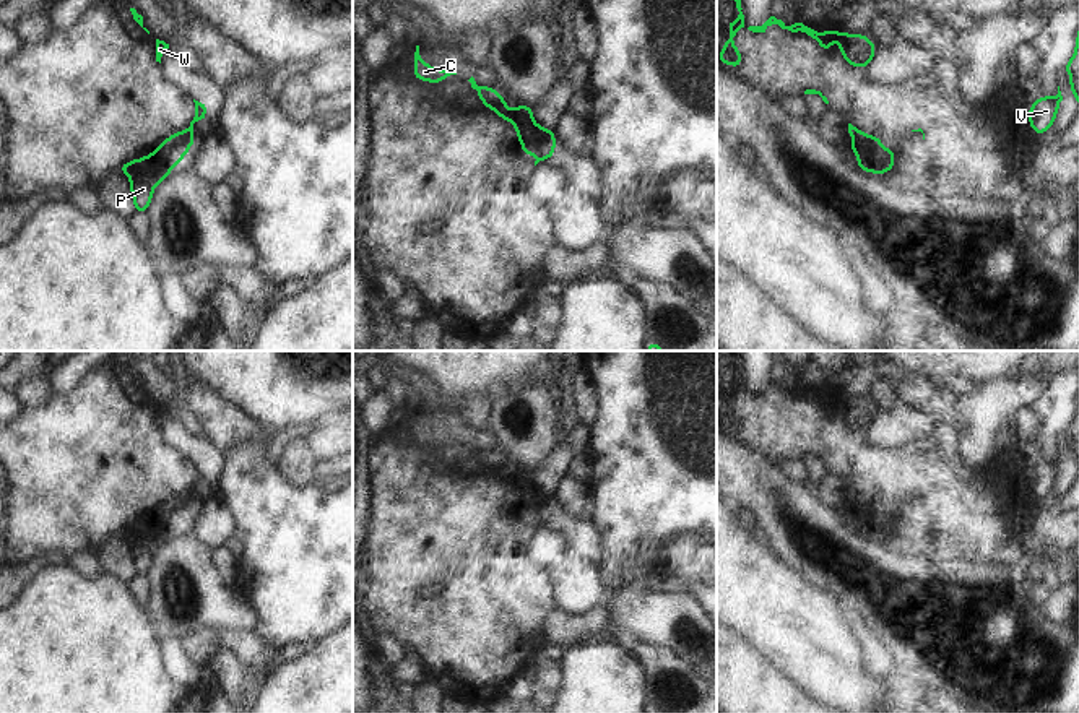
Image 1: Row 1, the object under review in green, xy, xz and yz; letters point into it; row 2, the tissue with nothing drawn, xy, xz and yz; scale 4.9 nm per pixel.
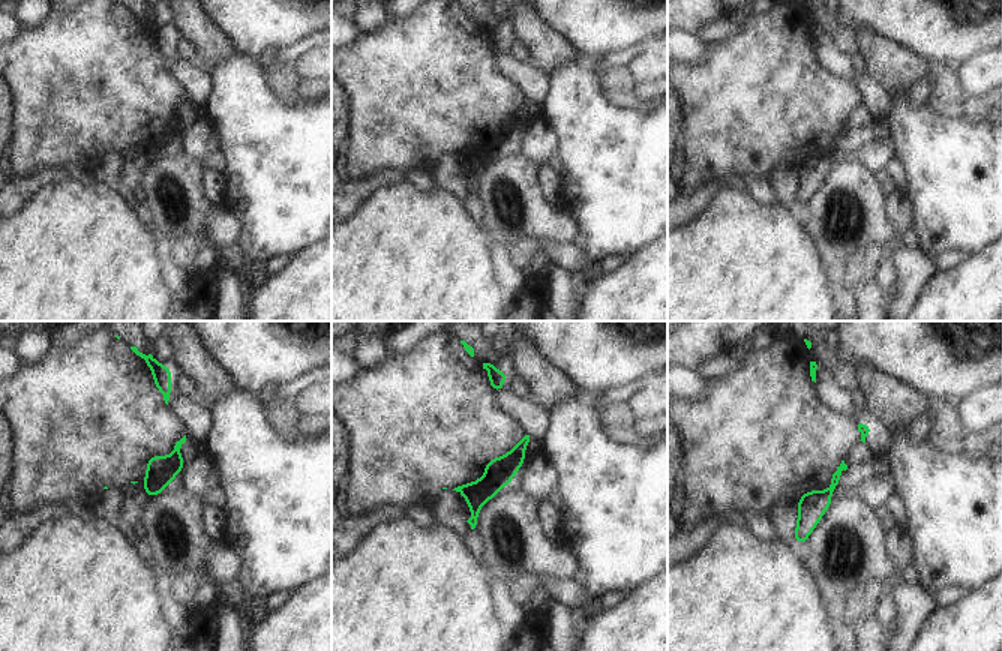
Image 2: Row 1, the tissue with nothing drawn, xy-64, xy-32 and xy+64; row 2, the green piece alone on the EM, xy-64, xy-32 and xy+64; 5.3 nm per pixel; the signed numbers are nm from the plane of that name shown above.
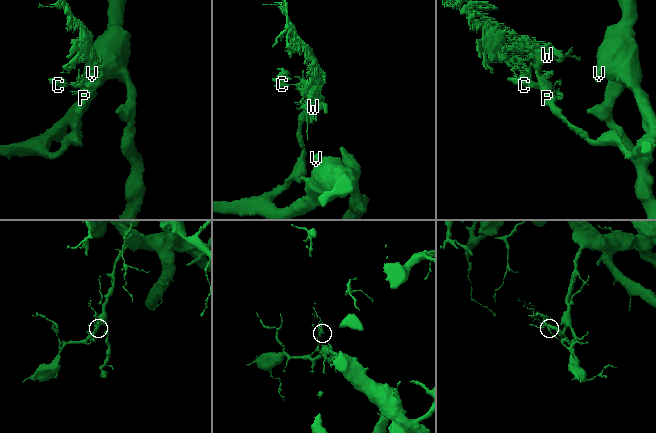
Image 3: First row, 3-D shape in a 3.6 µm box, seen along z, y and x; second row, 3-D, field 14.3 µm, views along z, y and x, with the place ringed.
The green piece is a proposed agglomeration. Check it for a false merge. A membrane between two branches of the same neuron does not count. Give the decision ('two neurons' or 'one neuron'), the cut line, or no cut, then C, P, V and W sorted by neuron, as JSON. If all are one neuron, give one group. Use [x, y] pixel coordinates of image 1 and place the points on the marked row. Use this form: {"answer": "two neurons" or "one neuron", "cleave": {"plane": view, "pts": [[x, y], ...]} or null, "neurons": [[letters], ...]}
{"answer": "two neurons", "cleave": {"plane": "xy", "pts": [[147, 156], [174, 145], [181, 159]]}, "neurons": [["C", "W"], ["P", "V"]]}

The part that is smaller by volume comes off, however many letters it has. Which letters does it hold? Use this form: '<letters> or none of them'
C, W

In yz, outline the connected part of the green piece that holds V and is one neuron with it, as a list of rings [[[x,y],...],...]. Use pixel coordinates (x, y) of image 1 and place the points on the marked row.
[[[1058,86],[1058,94],[1055,97],[1040,96],[1038,101],[1029,107],[1032,132],[1043,135],[1053,125],[1061,101],[1063,96]]]

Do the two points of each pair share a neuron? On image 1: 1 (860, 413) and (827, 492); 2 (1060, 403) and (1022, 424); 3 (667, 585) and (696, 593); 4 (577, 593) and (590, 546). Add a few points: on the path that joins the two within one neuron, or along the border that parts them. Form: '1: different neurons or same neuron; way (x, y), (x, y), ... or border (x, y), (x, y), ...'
1: different neurons; border (827, 471), (844, 481), (850, 499)
2: different neurons; border (1031, 406), (1039, 414), (1040, 424)
3: same neuron; way (673, 585), (689, 590)
4: different neurons; border (561, 533), (571, 554), (597, 566)

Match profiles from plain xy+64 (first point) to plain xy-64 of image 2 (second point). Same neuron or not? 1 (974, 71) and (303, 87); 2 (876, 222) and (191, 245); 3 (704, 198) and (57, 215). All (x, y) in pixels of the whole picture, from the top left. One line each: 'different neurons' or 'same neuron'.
1: different neurons
2: different neurons
3: different neurons

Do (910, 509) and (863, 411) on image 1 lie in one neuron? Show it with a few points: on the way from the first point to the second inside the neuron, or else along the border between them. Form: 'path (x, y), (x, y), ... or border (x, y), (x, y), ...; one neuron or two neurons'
border (922, 496), (909, 496), (901, 504), (896, 517); two neurons

